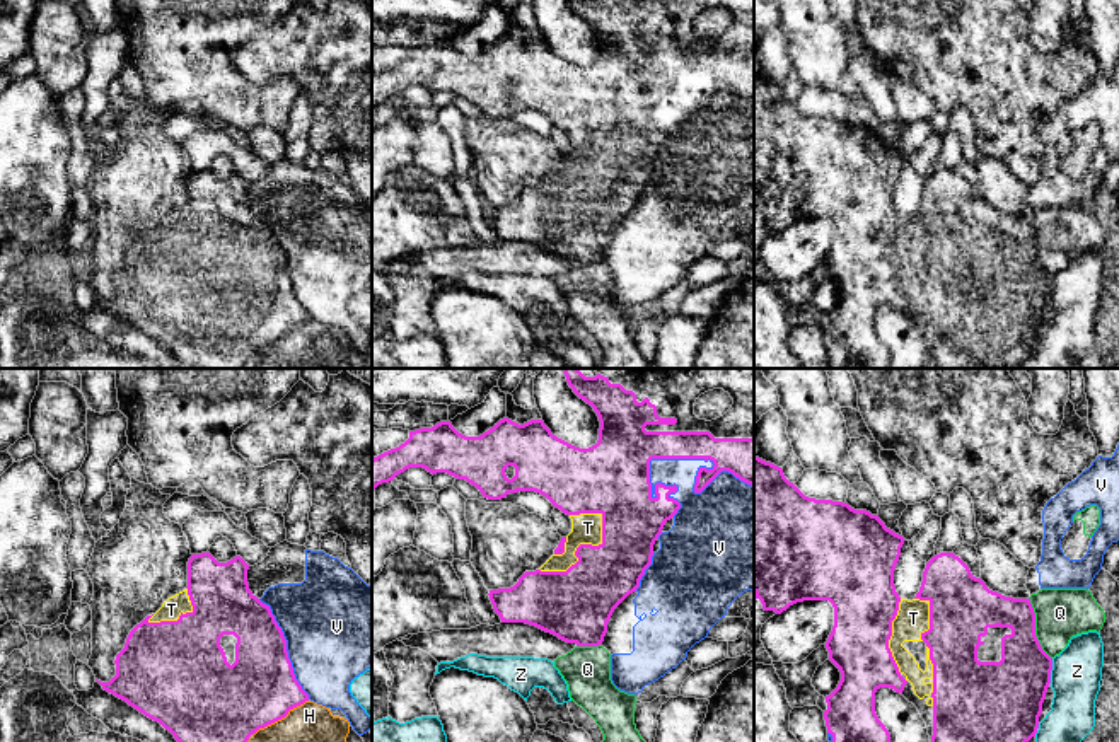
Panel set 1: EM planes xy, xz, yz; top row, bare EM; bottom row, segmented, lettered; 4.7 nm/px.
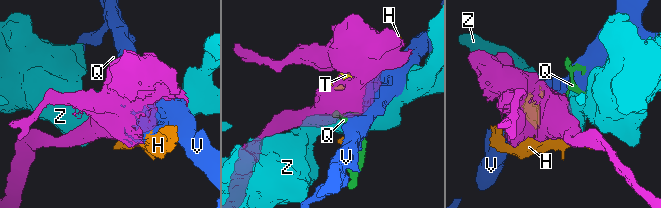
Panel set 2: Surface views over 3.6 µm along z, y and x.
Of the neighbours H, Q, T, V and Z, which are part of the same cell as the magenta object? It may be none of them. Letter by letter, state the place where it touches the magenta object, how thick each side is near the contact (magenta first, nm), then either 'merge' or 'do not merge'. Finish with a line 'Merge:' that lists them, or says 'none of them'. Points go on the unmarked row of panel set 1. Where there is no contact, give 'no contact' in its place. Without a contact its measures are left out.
H: xy (280, 336) | 360/360 nm | do not merge
Q: yz (1034, 246) | 260/240 nm | do not merge
T: xz (577, 166) | 320/140 nm | merge
V: xz (700, 87) | 200/340 nm | do not merge
Z: yz (1051, 287) | 340/240 nm | do not merge
Merge: T

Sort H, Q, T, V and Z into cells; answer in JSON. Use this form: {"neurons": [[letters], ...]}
{"neurons": [["H", "Q"], ["T"], ["V"], ["Z"]]}

